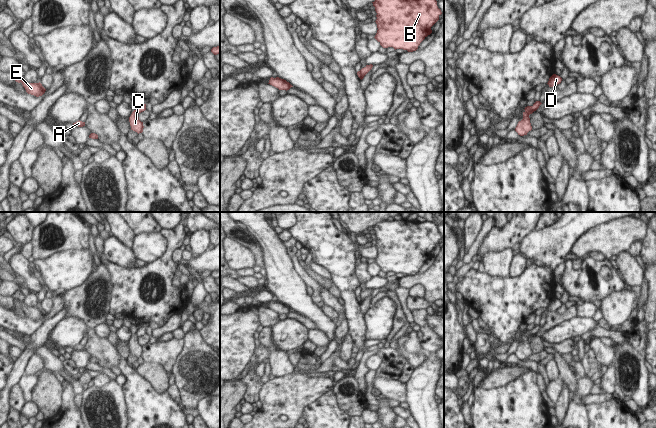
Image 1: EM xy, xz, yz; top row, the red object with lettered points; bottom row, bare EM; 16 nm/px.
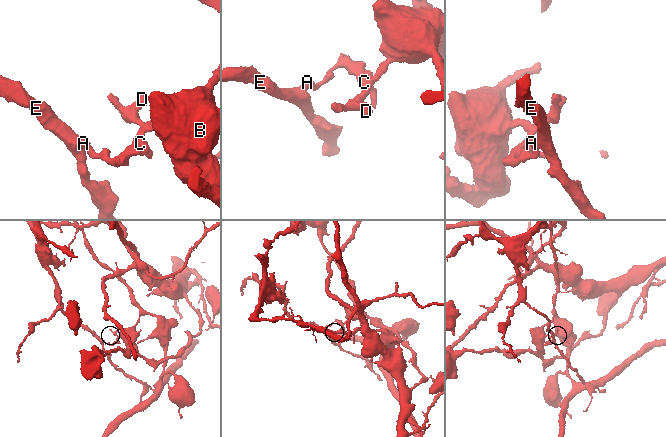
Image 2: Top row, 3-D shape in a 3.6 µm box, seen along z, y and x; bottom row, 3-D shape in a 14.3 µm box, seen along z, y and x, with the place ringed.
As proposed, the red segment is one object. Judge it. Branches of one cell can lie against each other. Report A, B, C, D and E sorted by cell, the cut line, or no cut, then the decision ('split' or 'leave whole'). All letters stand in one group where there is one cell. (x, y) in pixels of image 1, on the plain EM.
A C E / B D | yz (533, 334), (525, 335) | split

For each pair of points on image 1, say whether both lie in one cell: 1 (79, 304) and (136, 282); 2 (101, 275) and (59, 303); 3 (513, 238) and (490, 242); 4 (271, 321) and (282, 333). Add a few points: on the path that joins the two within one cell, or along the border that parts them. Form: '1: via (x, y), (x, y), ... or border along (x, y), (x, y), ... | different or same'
1: border along (108, 269), (113, 284), (110, 312) | different
2: border along (61, 294), (65, 300), (64, 307) | different
3: via (507, 238), (496, 240) | same
4: border along (281, 320), (272, 327) | different

